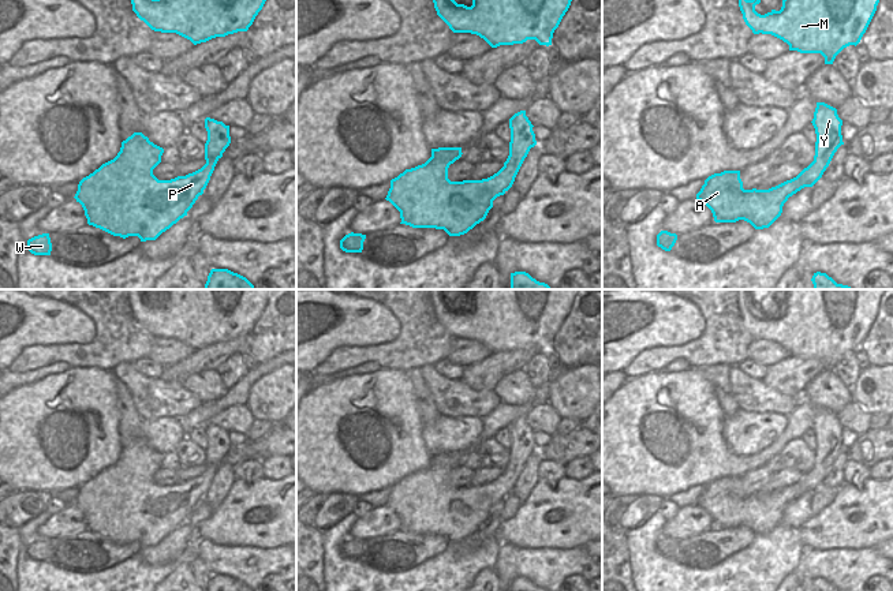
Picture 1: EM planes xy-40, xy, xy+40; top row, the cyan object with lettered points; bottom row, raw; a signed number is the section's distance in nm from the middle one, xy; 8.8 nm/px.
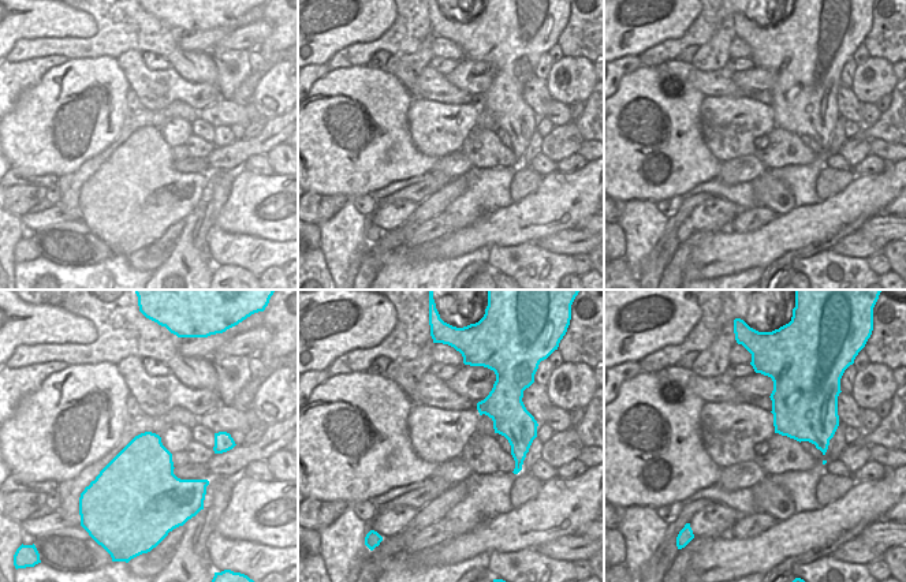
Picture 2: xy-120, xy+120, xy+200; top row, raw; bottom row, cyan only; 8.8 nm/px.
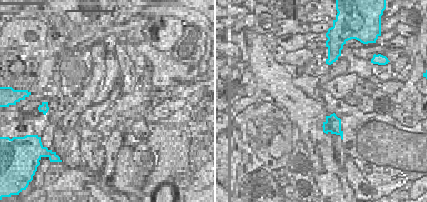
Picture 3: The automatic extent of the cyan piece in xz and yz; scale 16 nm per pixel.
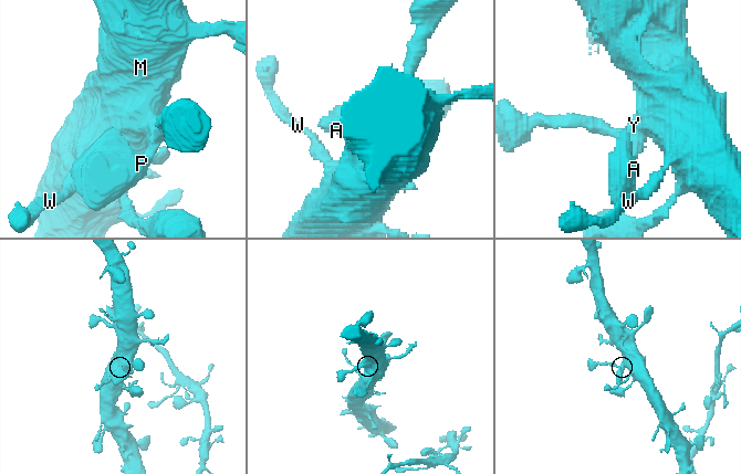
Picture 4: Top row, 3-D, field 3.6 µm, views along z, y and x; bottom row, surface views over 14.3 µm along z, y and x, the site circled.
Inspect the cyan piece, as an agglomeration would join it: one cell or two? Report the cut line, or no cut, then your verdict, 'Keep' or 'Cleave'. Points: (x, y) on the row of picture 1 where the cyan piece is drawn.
No split. Keep.

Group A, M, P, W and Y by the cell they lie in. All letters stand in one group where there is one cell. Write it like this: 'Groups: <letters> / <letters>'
Groups: A M P W Y.

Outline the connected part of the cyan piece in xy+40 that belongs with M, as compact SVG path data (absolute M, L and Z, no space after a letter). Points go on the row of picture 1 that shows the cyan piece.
M739 0L746 25L754 34L771 34L789 45L789 51L821 53L825 64L833 64L836 56L849 45L857 45L866 33L879 0L782 0L780 11L761 15L755 5L761 0Z

